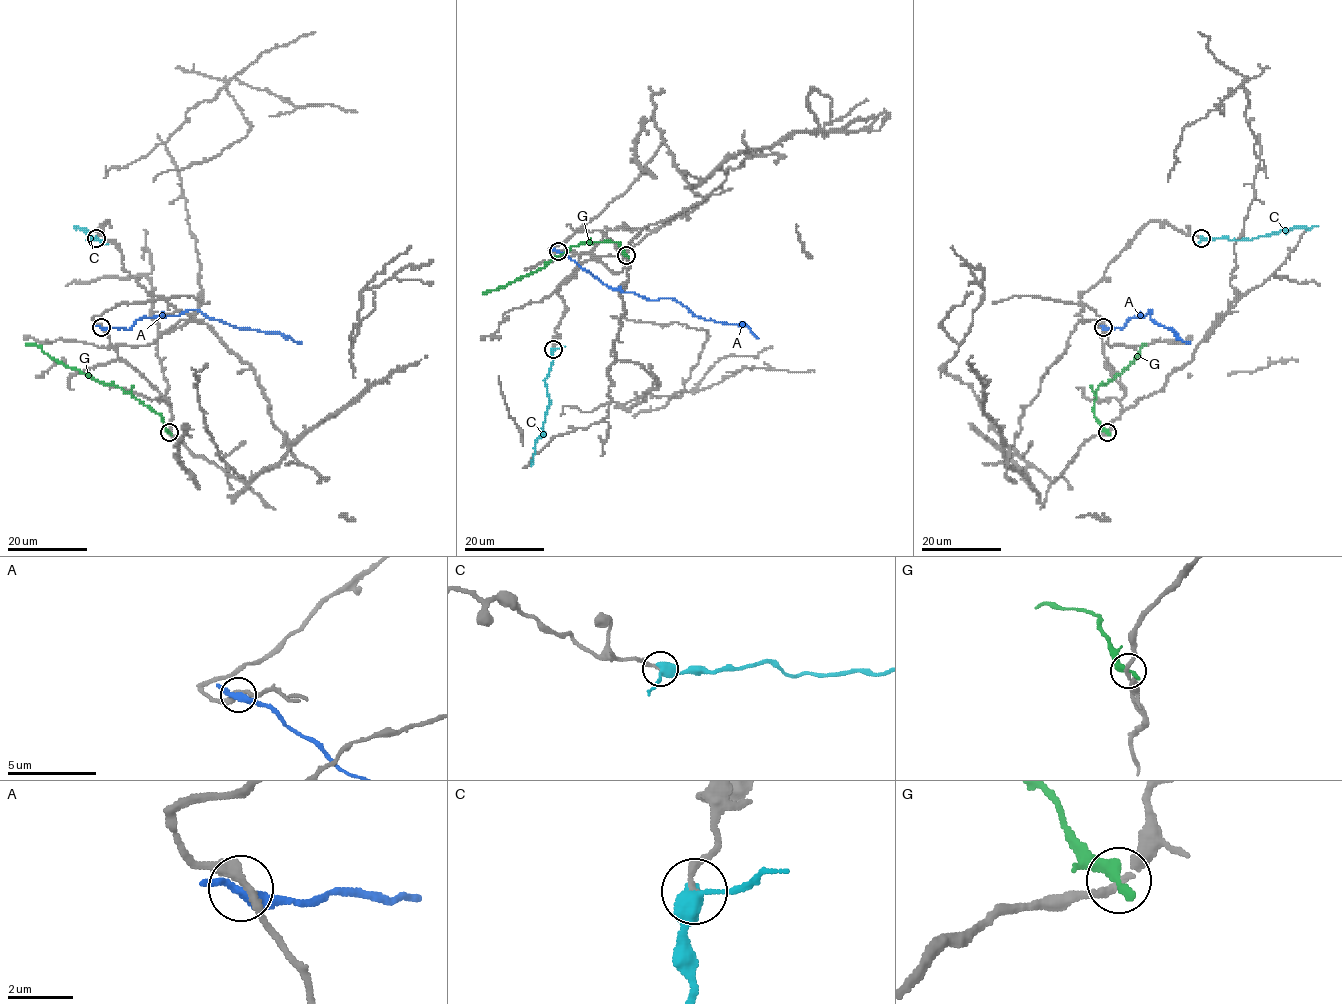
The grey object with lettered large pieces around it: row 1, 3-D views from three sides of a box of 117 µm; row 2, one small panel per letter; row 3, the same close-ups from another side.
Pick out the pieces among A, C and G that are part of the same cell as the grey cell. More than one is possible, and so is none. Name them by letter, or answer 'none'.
C

